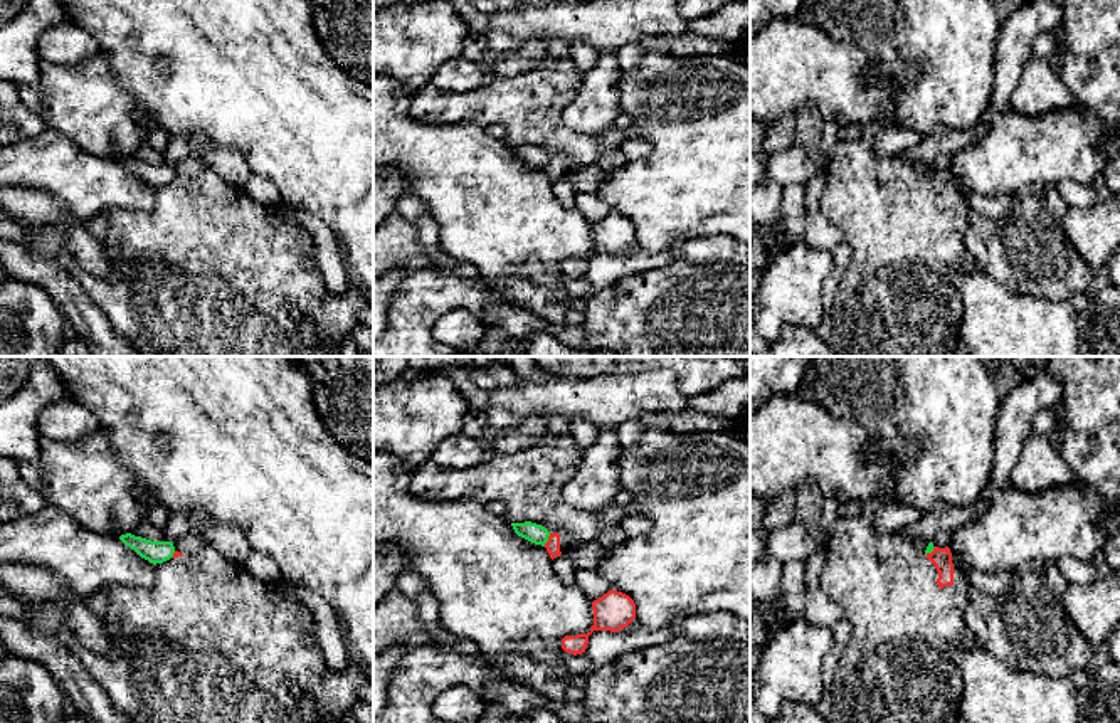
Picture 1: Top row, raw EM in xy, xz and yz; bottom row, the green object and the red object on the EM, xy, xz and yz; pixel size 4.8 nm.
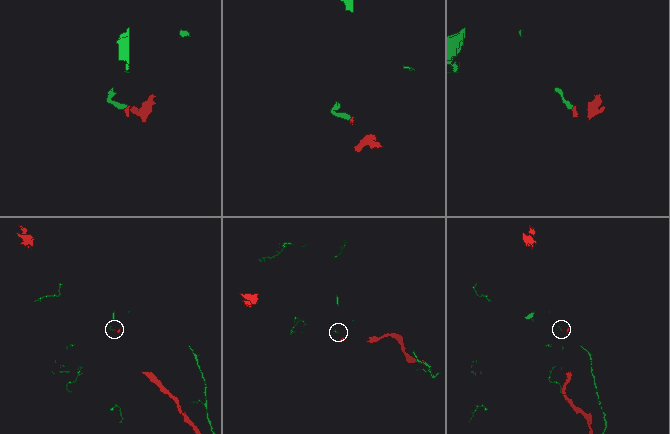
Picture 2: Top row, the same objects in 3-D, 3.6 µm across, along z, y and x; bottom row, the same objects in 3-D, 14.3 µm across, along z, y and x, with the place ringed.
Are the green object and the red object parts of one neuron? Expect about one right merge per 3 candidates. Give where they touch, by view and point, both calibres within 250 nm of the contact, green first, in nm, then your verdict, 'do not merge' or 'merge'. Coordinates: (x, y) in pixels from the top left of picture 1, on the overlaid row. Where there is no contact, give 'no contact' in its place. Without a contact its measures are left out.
xz (547, 540) | 90/70 nm | do not merge

